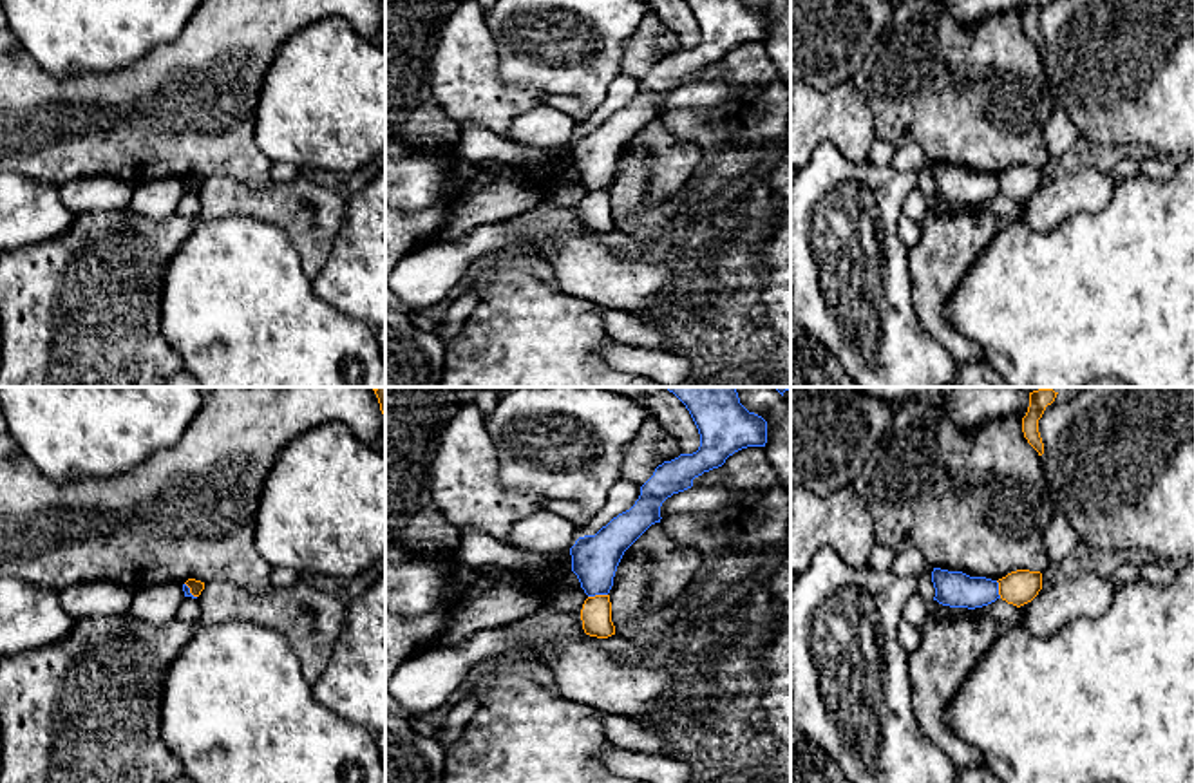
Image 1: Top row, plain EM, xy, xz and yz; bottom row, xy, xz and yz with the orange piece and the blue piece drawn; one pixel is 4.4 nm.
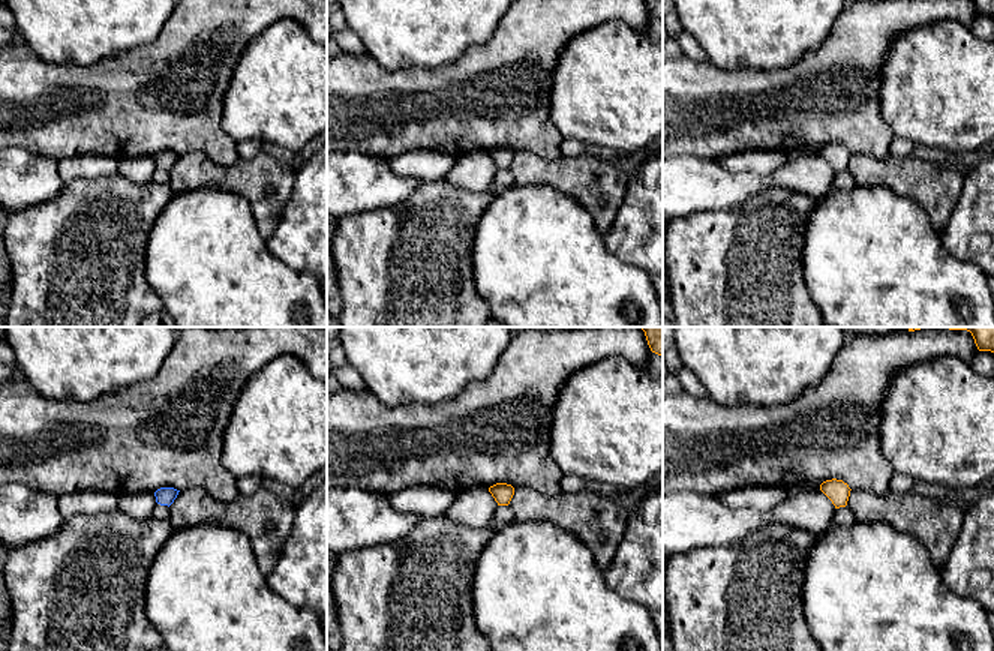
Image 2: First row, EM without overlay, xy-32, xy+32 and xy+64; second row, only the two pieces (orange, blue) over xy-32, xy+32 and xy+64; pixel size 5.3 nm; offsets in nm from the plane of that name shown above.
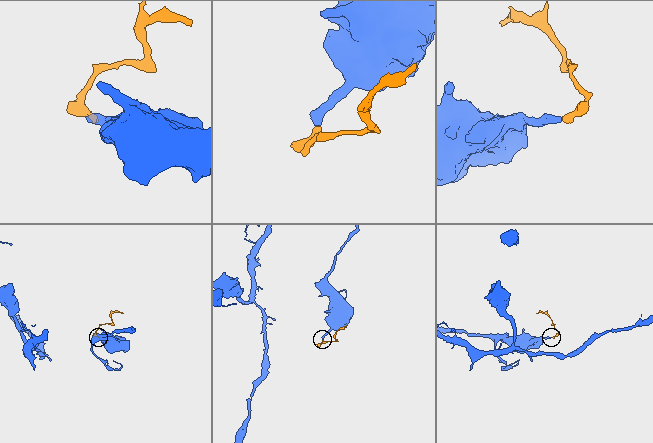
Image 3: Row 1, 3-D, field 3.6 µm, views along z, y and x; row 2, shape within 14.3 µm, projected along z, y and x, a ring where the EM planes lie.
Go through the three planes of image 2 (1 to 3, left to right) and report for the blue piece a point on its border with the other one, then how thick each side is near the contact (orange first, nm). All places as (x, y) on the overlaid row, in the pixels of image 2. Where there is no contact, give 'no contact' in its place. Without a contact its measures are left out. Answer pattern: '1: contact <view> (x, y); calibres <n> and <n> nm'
1: no contact
2: no contact
3: no contact

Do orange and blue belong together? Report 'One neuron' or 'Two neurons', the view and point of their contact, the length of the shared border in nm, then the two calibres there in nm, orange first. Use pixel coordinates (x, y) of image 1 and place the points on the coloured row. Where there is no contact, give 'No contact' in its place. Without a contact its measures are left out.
Two neurons. Touches orange at xz (597, 595). Shared border 90 nm. Thickness 140 nm (orange) against 200 nm

